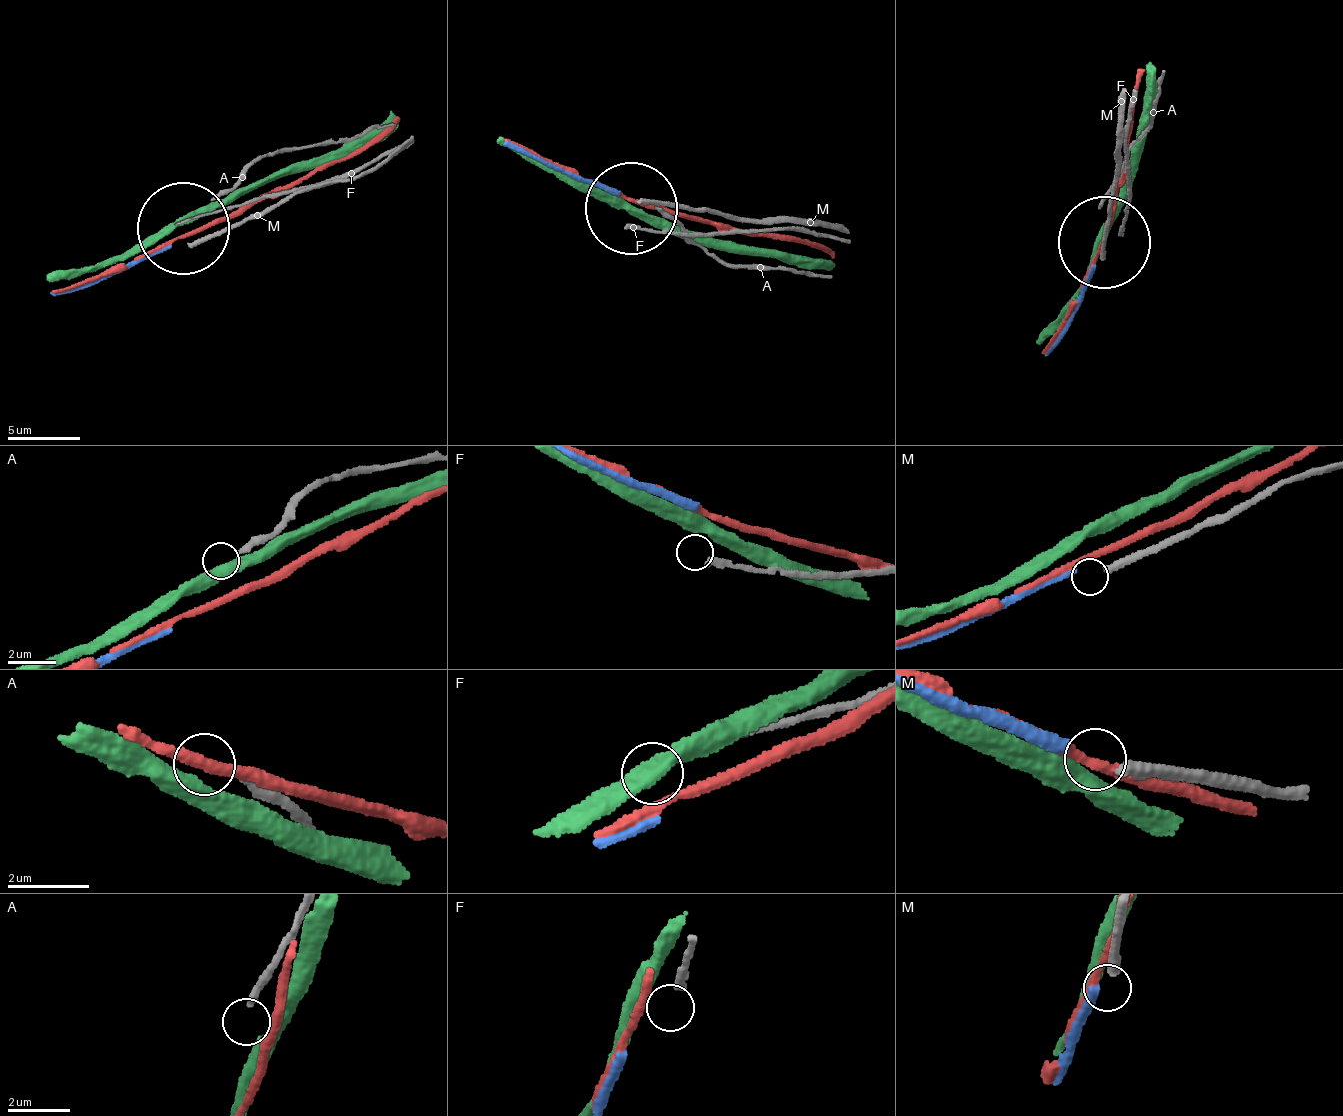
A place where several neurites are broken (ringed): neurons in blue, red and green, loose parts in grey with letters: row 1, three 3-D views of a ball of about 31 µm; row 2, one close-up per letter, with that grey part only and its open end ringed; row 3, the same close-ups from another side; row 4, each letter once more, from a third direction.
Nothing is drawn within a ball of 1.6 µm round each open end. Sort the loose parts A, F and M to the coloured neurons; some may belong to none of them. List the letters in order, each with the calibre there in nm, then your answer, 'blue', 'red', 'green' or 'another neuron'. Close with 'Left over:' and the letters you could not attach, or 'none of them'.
A: calibre 240 nm; another neuron
F: calibre 190 nm; another neuron
M: calibre 320 nm; another neuron
Left over: A, F, M

